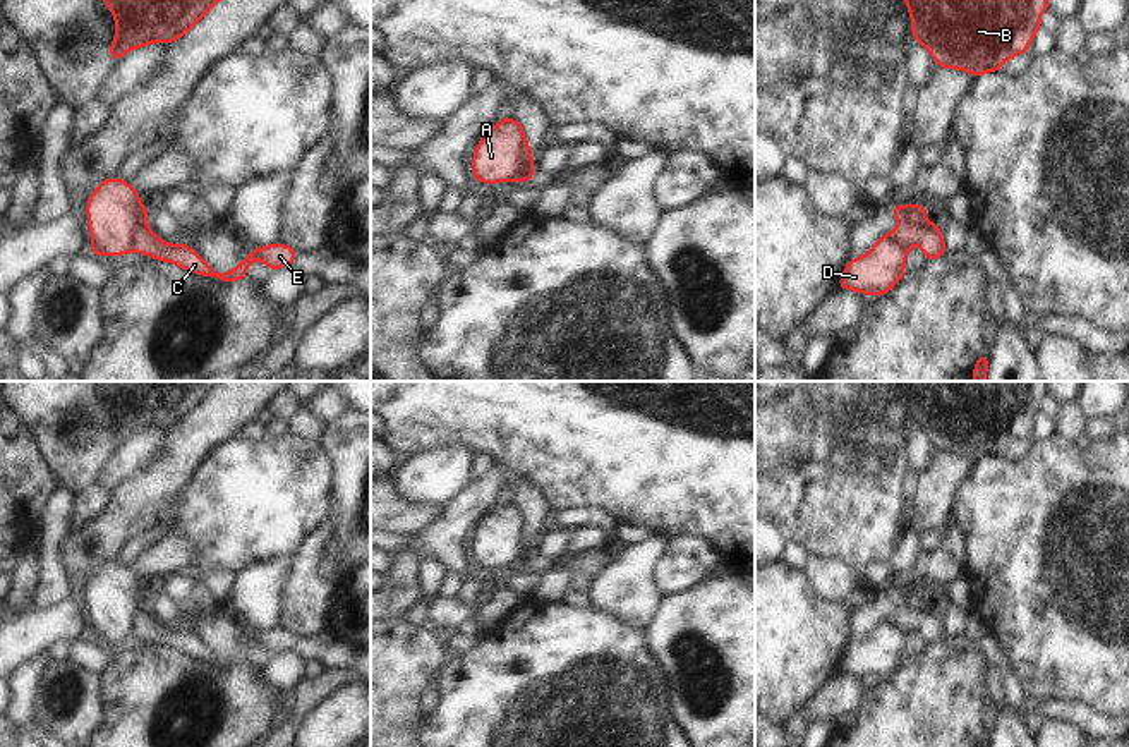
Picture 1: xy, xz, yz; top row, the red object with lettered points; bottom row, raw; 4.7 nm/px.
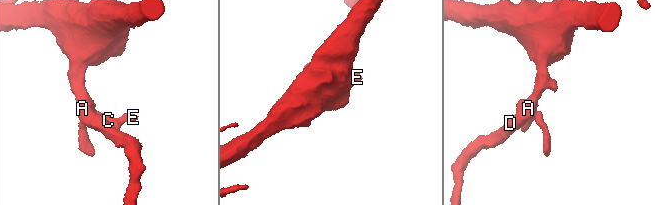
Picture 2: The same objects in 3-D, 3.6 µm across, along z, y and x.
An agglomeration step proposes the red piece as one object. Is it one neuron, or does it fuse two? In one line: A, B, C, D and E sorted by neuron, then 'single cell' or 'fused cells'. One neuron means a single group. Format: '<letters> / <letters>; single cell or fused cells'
A B D / C E; fused cells

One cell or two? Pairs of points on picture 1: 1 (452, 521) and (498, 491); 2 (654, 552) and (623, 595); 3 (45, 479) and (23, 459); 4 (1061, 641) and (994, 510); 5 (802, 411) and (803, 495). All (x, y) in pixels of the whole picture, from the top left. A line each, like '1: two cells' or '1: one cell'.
1: one cell
2: one cell
3: one cell
4: one cell
5: one cell

